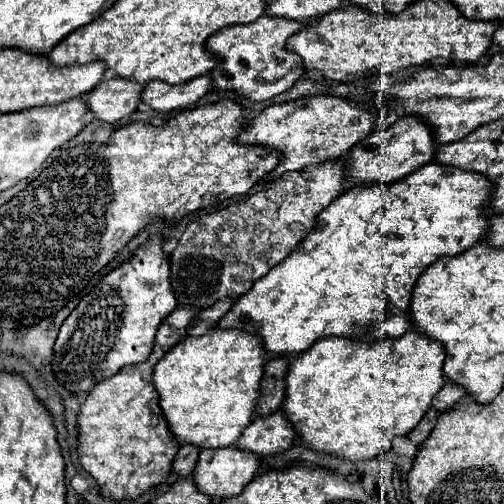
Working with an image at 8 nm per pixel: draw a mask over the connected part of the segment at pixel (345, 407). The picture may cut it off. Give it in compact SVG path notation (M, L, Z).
M417 330L401 338L385 338L383 344L367 344L349 338L323 338L291 360L285 376L285 400L281 410L293 424L301 442L315 452L325 452L341 460L369 460L391 450L395 436L407 436L429 410L433 396L443 388L445 350Z

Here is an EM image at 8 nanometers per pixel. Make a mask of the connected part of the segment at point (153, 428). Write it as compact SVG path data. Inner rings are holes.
M175 308L159 326L151 356L137 366L125 366L115 376L97 384L77 414L77 452L79 462L99 486L99 494L111 500L137 500L141 494L163 484L171 472L173 458L179 450L165 418L161 416L151 374L155 364L187 332L199 308Z

